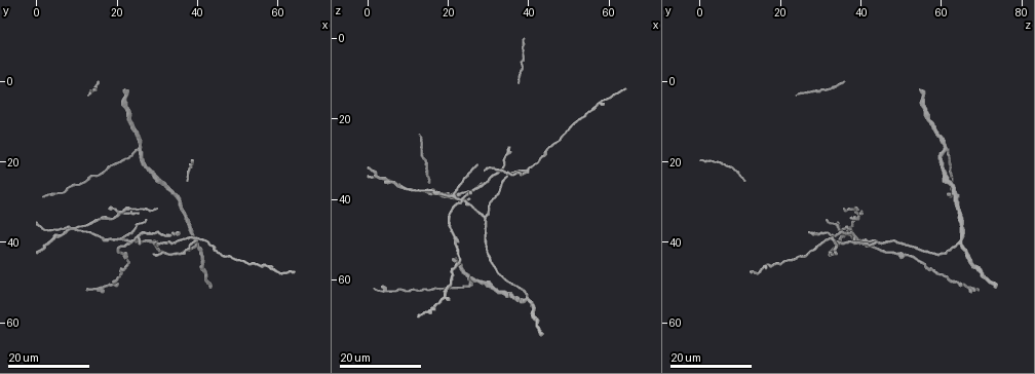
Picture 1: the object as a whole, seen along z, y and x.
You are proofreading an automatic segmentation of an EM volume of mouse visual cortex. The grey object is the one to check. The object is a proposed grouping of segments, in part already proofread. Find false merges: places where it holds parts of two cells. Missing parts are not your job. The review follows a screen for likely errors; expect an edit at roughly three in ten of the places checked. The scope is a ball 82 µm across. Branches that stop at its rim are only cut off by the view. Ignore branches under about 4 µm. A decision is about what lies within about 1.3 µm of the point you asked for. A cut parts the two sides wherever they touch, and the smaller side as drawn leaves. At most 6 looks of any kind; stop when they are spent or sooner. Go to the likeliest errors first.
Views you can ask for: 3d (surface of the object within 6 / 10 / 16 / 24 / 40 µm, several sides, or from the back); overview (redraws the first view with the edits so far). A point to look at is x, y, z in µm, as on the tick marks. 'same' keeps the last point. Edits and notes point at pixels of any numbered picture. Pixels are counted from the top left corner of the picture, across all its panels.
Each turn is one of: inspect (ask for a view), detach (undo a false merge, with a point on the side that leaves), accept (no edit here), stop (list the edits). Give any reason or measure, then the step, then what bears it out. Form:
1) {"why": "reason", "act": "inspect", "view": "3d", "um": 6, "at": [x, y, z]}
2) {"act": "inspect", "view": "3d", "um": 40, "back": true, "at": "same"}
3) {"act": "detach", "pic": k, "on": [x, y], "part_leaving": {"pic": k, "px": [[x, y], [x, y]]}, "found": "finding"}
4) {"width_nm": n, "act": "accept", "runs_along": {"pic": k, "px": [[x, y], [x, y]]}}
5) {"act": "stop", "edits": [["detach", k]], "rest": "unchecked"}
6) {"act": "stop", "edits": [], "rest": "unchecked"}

{"why": "three arms meet", "act": "inspect", "view": "3d", "um": 16, "at": [10.0, 36.0, 37.0]}

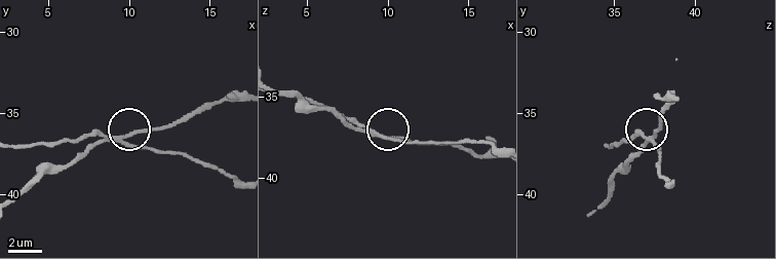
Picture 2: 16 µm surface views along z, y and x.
{"act": "inspect", "view": "3d", "um": 6, "at": [9.9, 36.4, 37.5]}

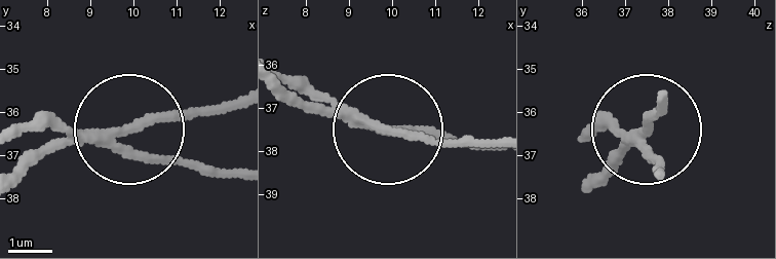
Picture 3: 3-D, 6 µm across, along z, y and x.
{"side_arm_um": 14, "act": "detach", "pic": 3, "on": [152, 124], "part_leaving": {"pic": 3, "px": [[98, 138], [237, 105]]}, "found": "two cells meet here"}

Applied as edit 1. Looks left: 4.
{"why": "see it whole again", "act": "inspect", "view": "overview"}

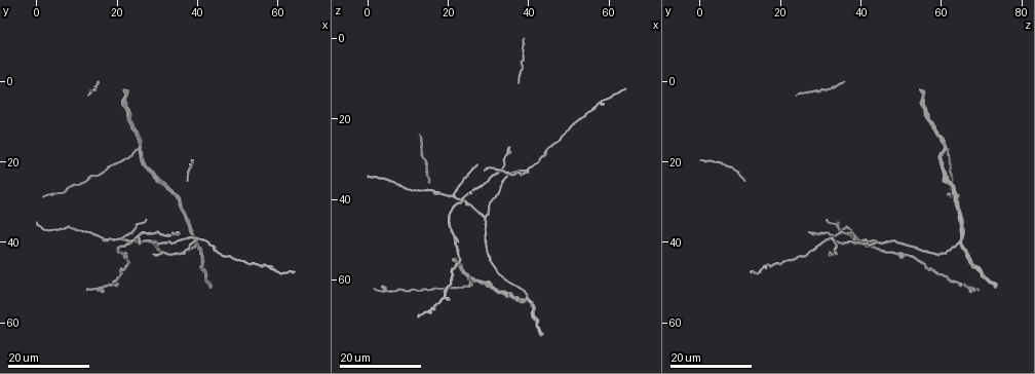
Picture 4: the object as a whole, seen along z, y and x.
{"why": "four or more arms meet", "act": "inspect", "view": "3d", "um": 24, "at": [23.0, 40.5, 40.5]}

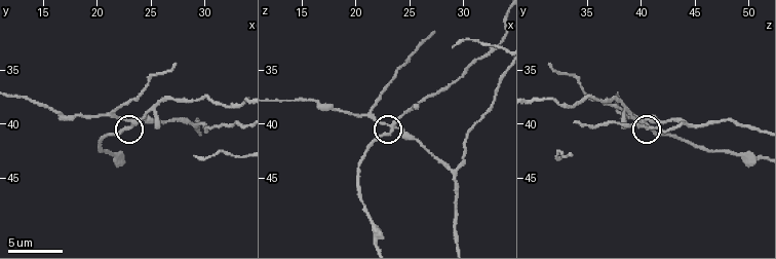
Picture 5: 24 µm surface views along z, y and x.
{"why": "closer look", "act": "inspect", "view": "3d", "um": 6, "at": [23.4, 39.8, 40.2]}

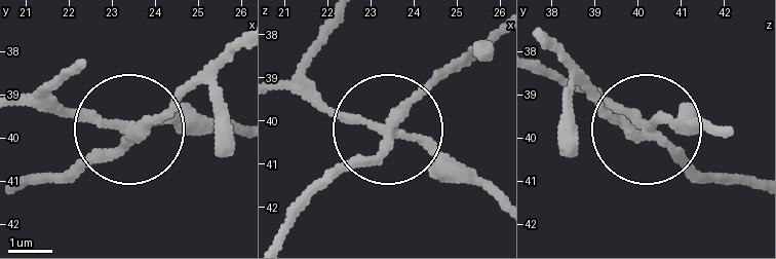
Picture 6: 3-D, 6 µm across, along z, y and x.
{"side_arm_um": 41, "act": "detach", "pic": 6, "on": [171, 105], "part_leaving": {"pic": 6, "px": [[126, 135], [64, 176], [24, 179]]}, "found": "two cells meet here"}

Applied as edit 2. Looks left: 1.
{"act": "inspect", "view": "3d", "um": 6, "at": [29.2, 40.0, 44.4]}

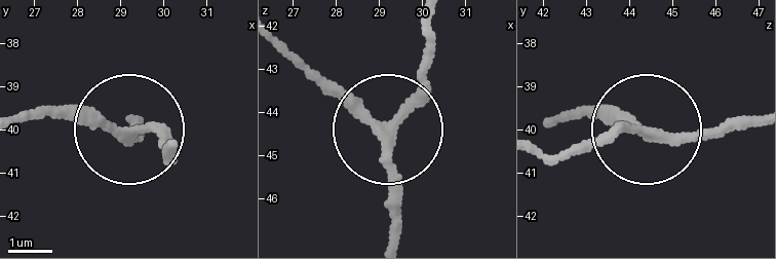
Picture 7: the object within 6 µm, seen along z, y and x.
{"width_nm": 230, "act": "accept", "runs_along": {"pic": 7, "px": [[392, 241], [392, 130], [433, 45]]}, "found": "continuous, no second cell"}

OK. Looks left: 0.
{"act": "stop", "edits": [["detach", 3], ["detach", 6]], "rest": "unchecked"}

